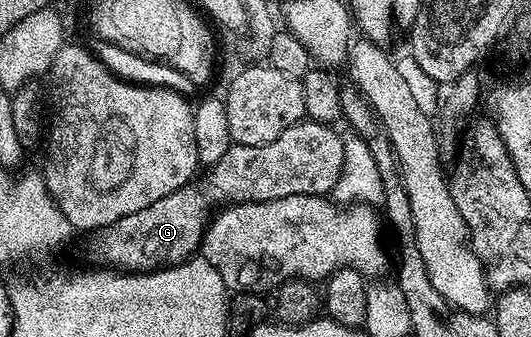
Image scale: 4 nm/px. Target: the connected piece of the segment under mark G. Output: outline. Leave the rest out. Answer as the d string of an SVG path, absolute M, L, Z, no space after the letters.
M305 119L294 127L286 127L286 131L282 131L282 135L274 139L274 143L258 147L229 144L228 150L215 158L216 166L204 178L201 176L195 183L183 185L178 191L150 203L150 207L134 211L134 215L122 215L122 219L114 223L101 225L89 236L92 238L88 241L88 249L100 260L97 262L101 266L125 273L151 273L153 269L165 269L168 265L182 263L201 248L204 234L214 213L212 205L224 207L229 203L241 201L273 201L286 195L322 197L331 194L338 183L338 175L342 175L344 158L344 137L336 134L336 131L331 125Z

